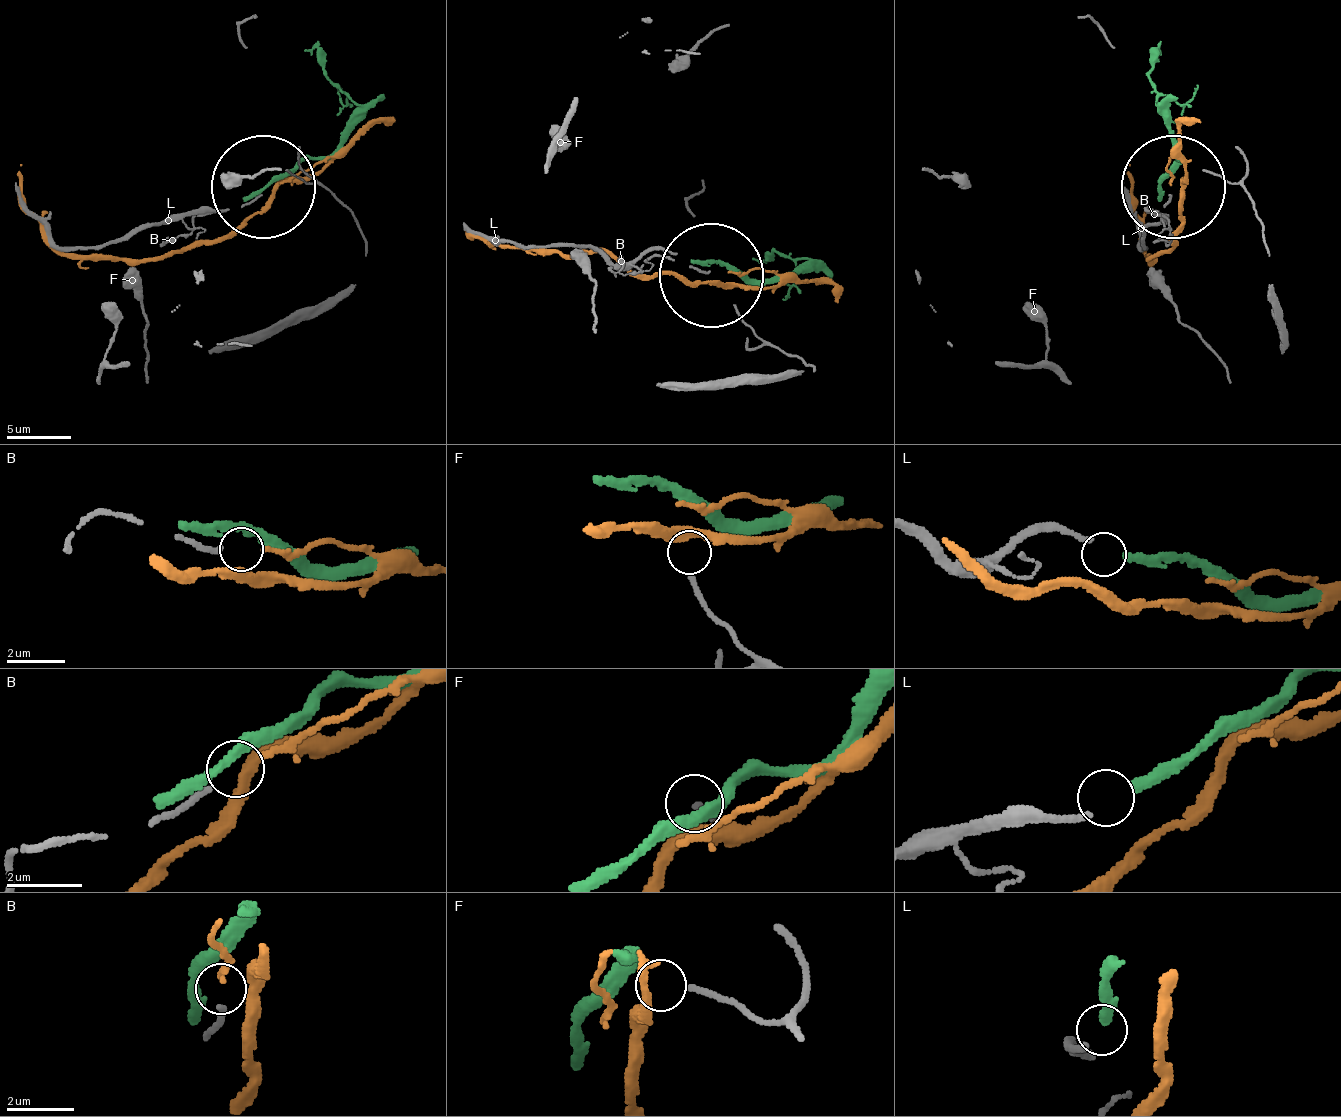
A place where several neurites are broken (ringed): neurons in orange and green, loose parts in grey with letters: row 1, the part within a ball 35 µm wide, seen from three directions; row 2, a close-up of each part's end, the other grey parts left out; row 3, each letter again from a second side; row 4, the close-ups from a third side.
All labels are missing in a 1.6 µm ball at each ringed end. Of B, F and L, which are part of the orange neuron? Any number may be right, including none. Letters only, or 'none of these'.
B

